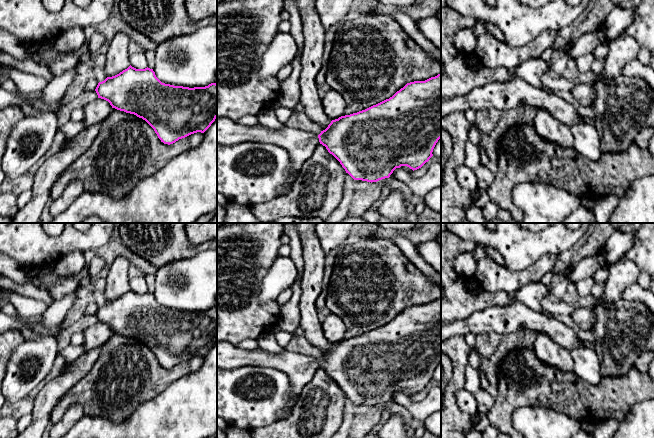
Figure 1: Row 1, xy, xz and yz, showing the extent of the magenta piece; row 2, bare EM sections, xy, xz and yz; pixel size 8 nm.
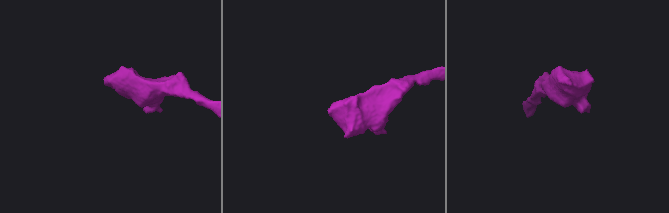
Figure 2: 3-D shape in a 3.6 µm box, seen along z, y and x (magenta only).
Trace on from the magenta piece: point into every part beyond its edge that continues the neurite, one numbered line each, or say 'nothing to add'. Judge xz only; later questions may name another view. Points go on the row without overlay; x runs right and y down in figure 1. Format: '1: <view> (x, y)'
1: xz (300, 369)

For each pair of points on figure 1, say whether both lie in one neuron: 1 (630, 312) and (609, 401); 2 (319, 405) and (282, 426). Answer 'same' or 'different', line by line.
1: different
2: same

